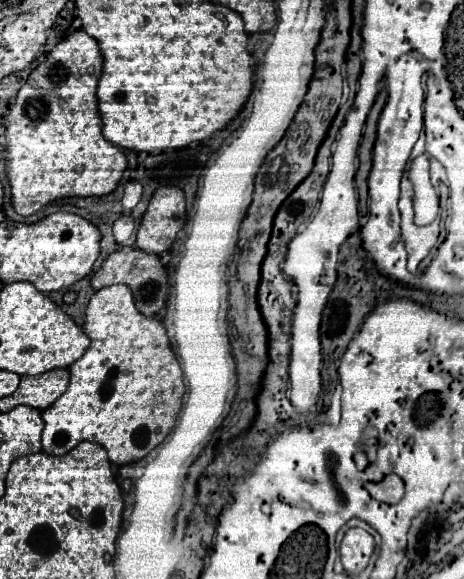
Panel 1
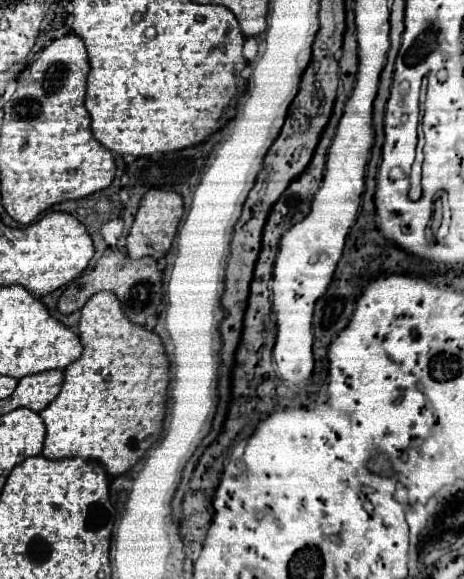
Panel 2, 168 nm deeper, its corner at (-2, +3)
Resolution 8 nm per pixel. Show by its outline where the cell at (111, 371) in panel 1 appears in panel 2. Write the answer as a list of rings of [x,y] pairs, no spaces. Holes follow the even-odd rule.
[[[102,291],[92,295],[82,307],[80,317],[80,343],[82,355],[64,369],[64,383],[58,397],[40,413],[46,423],[46,439],[42,455],[46,459],[82,457],[86,461],[98,461],[104,465],[110,477],[126,473],[136,465],[146,449],[150,449],[160,433],[166,411],[166,387],[168,387],[168,359],[164,345],[154,331],[134,325],[120,311],[120,303],[114,293]]]

